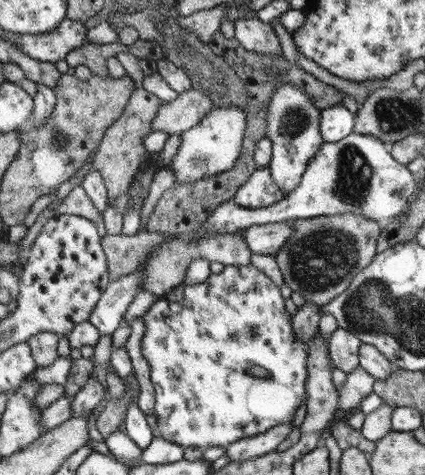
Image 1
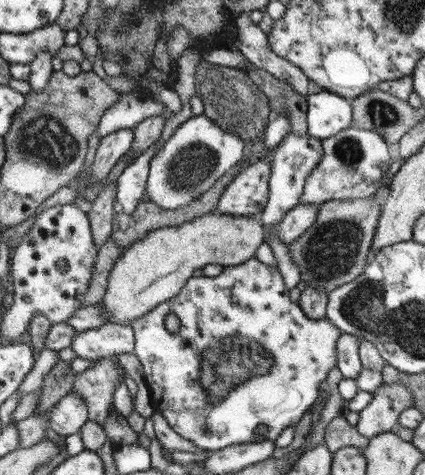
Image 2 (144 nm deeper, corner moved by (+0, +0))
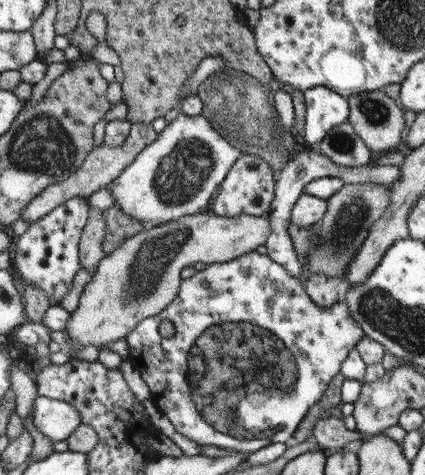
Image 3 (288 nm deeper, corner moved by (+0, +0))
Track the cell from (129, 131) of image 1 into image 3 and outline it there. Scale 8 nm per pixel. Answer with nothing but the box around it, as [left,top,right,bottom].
[79,208,107,270]

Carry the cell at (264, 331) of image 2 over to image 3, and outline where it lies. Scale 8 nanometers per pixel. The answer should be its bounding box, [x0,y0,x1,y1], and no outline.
[125,252,363,454]

